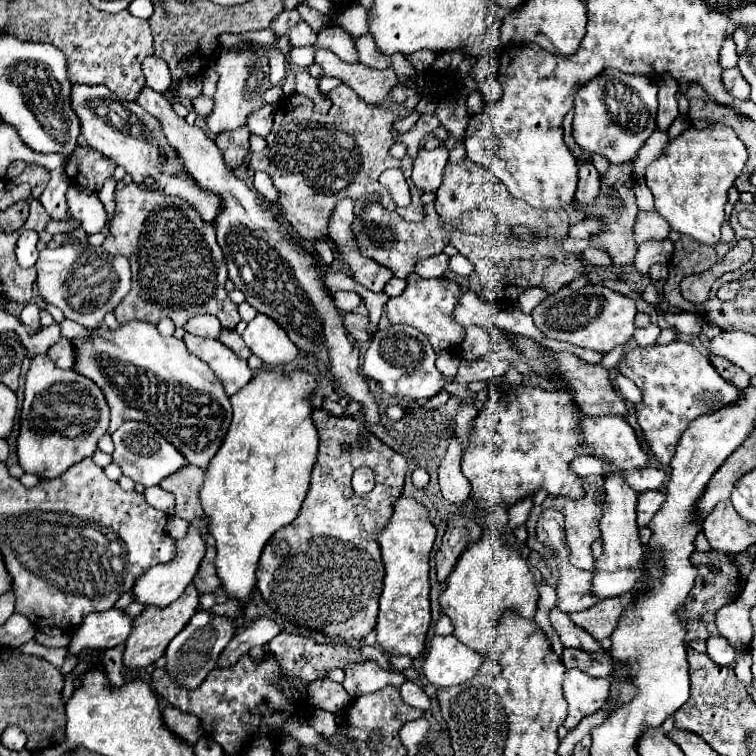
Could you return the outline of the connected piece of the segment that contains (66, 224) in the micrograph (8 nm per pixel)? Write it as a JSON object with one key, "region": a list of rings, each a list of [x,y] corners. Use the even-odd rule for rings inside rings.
{"region":[[[50,221],[48,225],[46,225],[46,231],[50,233],[50,235],[54,235],[54,233],[64,233],[64,231],[74,231],[74,227],[76,225],[80,225],[78,221]]]}

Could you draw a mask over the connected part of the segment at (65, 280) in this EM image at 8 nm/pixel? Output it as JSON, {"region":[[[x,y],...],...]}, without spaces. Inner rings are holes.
{"region":[[[60,245],[56,249],[46,247],[44,251],[40,251],[36,269],[38,269],[38,291],[40,295],[56,305],[58,309],[62,309],[62,313],[84,325],[86,329],[96,329],[104,315],[112,309],[116,309],[116,305],[128,295],[130,291],[130,263],[128,257],[124,255],[112,255],[112,261],[104,261],[104,271],[92,271],[92,273],[80,273],[74,271],[74,263],[76,257],[80,257],[82,247],[78,245]]]}

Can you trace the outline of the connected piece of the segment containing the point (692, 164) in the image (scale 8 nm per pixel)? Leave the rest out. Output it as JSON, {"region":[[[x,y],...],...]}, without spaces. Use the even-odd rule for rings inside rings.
{"region":[[[722,123],[704,129],[688,127],[684,133],[674,137],[662,155],[646,169],[646,185],[654,195],[654,209],[674,231],[714,247],[720,241],[728,189],[744,173],[746,161],[748,151],[732,127]]]}

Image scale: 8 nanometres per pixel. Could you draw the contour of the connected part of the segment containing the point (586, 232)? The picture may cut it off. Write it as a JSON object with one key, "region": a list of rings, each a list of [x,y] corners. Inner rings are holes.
{"region":[[[586,217],[576,225],[572,225],[568,235],[574,239],[590,239],[594,235],[600,235],[600,231],[602,231],[602,221],[598,217]]]}

